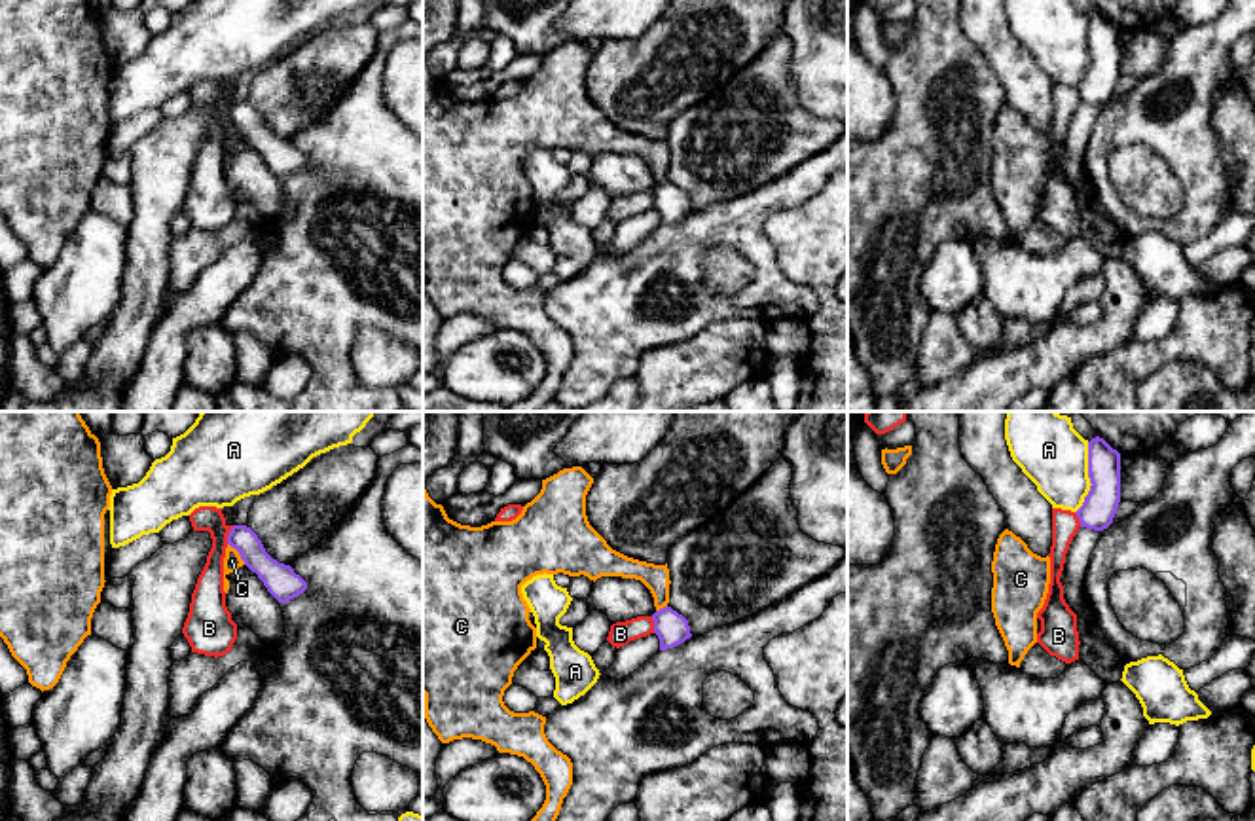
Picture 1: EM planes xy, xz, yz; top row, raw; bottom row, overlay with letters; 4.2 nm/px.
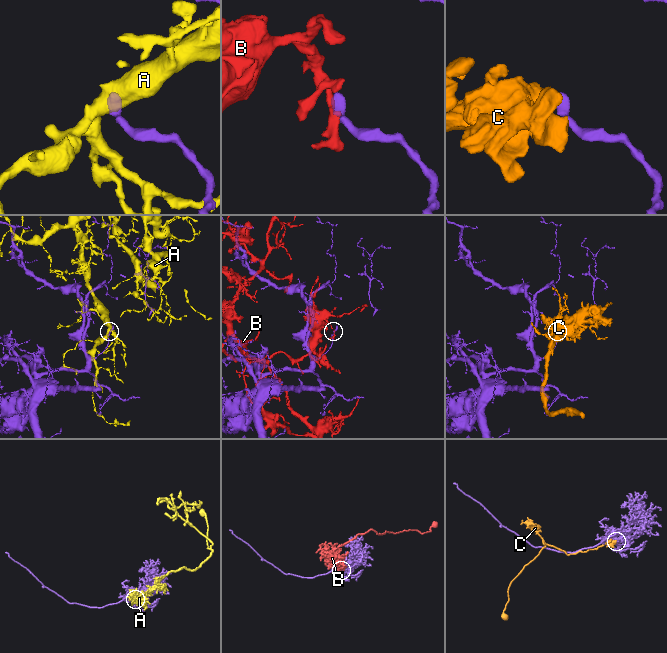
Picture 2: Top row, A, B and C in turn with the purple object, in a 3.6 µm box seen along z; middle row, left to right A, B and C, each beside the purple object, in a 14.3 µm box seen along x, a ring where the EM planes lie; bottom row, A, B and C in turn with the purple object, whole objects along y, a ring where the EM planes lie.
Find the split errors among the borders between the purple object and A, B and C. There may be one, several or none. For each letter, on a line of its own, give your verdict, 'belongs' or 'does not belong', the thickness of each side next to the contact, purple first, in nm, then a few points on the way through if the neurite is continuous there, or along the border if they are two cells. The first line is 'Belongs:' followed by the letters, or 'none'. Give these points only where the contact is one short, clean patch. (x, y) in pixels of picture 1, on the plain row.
Belongs: none
A: does not belong | 150/280 nm
B: does not belong | 110/130 nm
C: does not belong | 140/70 nm | along xy (228, 118), (245, 139)

